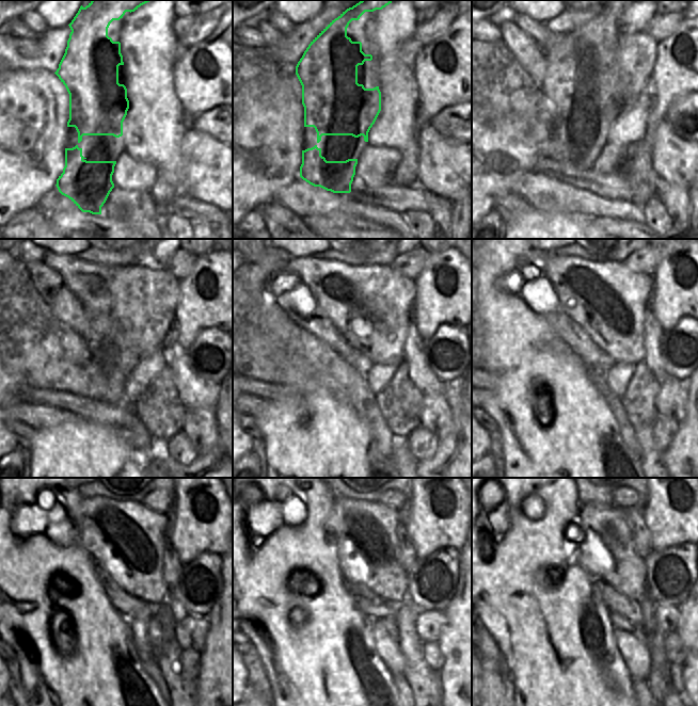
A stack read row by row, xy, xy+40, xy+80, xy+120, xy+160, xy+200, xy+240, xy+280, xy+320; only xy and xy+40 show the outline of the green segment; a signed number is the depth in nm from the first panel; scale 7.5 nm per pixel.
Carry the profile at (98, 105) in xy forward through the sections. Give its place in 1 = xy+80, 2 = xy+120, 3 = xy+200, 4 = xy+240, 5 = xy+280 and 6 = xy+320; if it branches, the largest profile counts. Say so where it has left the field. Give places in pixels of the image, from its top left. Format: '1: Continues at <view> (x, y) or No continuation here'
1: Continues at xy+80 (576, 103)
2: Continues at xy+120 (109, 353)
3: Continues at xy+200 (576, 311)
4: Continues at xy+240 (98, 550)
5: Continues at xy+280 (351, 574)
6: Continues at xy+320 (584, 558).

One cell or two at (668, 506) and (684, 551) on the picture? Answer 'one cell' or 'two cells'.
two cells

